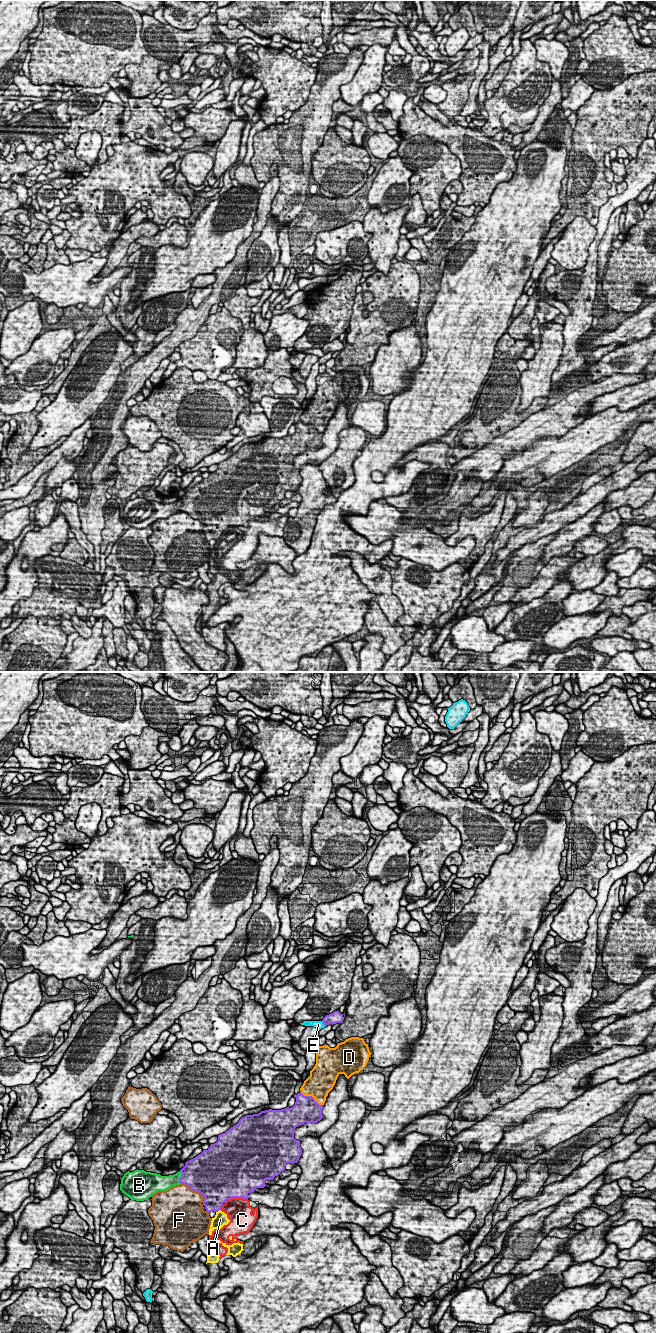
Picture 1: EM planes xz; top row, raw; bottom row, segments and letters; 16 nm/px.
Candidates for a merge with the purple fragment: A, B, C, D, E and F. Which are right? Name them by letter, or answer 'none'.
none

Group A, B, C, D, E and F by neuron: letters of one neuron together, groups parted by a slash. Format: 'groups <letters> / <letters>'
groups A C / B / D / E / F

